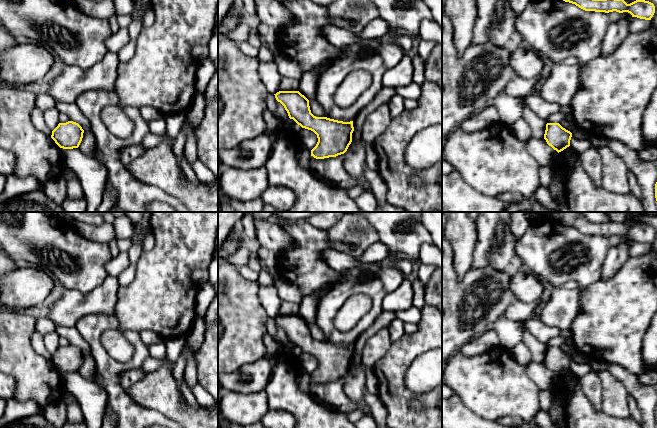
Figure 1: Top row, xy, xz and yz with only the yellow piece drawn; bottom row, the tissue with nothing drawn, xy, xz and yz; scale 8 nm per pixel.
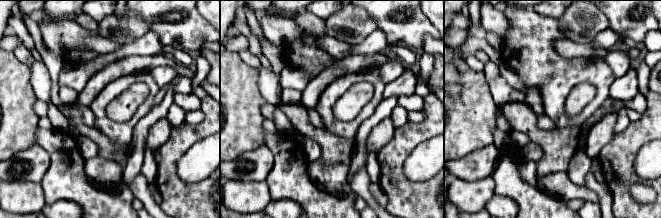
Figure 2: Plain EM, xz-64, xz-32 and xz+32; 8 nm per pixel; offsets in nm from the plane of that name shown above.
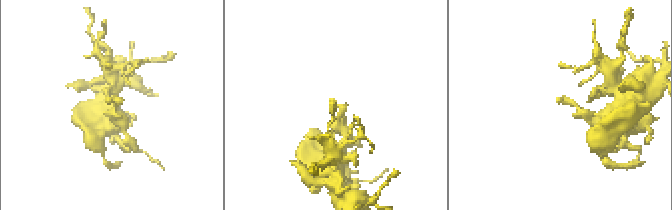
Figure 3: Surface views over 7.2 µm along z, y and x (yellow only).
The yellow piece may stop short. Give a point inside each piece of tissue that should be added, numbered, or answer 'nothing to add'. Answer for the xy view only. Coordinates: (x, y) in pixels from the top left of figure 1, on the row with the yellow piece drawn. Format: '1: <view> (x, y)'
nothing to add

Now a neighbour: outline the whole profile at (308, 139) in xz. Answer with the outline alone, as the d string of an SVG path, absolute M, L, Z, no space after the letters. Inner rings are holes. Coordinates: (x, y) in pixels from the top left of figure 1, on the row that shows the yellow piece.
M305 128L301 129L299 133L299 138L302 148L310 151L316 146L318 142L317 135L313 131Z

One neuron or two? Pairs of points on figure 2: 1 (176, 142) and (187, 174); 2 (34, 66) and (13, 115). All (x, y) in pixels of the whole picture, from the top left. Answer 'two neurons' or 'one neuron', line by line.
1: two neurons
2: two neurons

